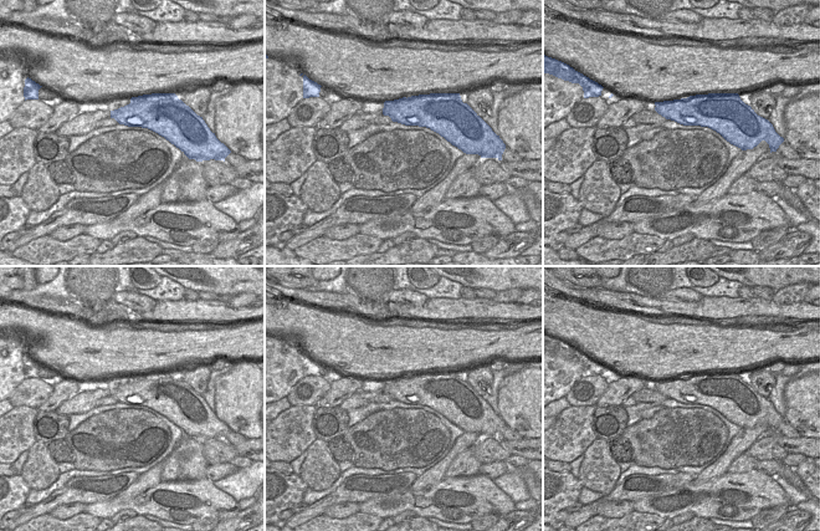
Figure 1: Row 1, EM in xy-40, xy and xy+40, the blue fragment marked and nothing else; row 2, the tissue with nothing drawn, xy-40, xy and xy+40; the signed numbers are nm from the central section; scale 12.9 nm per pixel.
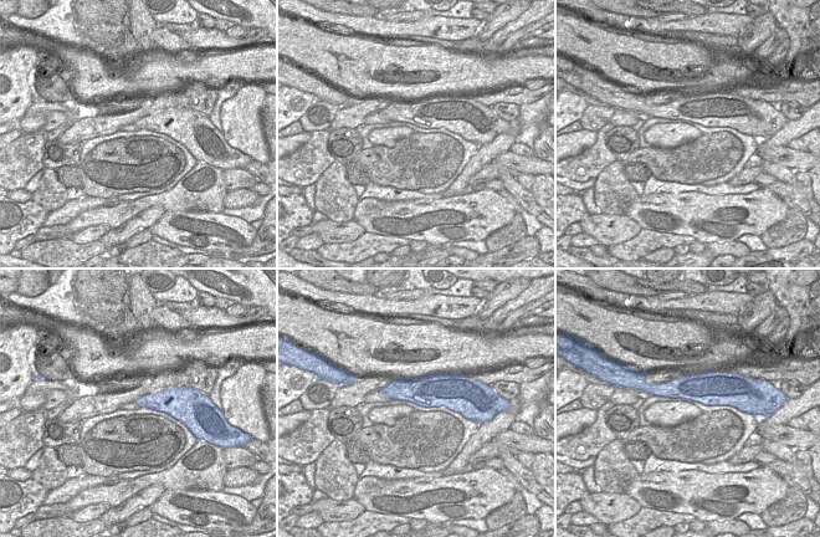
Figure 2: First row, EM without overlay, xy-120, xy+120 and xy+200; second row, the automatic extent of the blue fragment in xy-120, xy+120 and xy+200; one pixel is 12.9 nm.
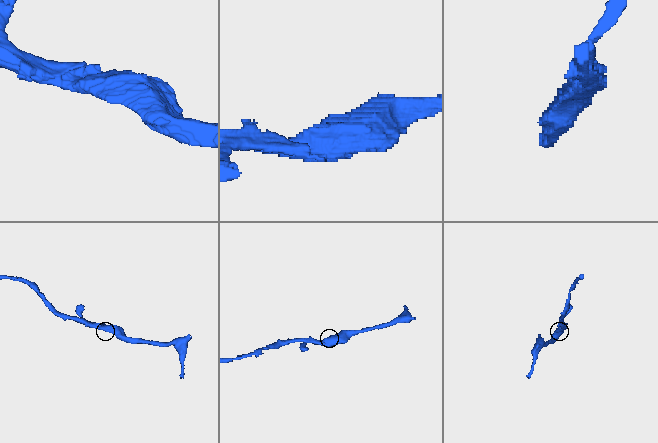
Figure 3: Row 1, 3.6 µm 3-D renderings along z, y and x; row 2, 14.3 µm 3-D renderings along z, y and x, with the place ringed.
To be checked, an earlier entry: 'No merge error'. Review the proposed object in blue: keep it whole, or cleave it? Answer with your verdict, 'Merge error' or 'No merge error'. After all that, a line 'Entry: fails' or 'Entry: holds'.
No merge error.
Entry: holds

